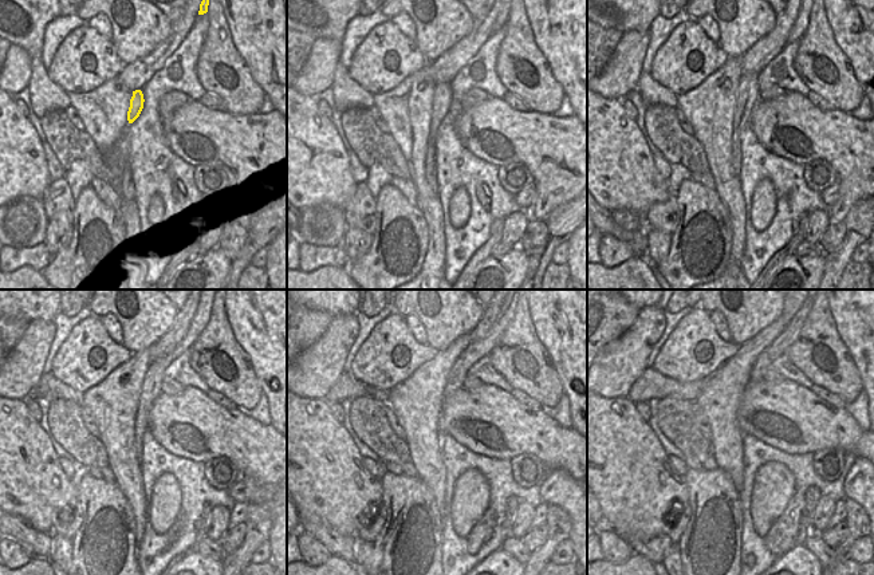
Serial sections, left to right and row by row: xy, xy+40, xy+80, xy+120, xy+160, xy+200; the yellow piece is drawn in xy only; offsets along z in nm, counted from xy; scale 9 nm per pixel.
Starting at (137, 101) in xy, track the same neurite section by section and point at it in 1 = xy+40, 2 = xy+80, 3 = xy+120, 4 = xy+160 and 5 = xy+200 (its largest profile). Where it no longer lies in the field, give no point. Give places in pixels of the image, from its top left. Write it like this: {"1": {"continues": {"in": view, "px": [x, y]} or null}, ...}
{"1": {"continues": {"in": "xy+40", "px": [443, 93]}}, "2": {"continues": {"in": "xy+80", "px": [748, 94]}}, "3": {"continues": {"in": "xy+120", "px": [153, 379]}}, "4": {"continues": {"in": "xy+160", "px": [479, 349]}}, "5": {"continues": {"in": "xy+200", "px": [790, 334]}}}

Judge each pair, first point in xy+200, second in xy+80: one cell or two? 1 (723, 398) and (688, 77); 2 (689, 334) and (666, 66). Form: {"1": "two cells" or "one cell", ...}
{"1": "two cells", "2": "one cell"}

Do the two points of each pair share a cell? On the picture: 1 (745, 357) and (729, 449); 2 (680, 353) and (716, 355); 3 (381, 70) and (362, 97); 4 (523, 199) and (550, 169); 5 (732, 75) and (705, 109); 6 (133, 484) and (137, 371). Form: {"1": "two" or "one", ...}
{"1": "one", "2": "one", "3": "two", "4": "two", "5": "one", "6": "one"}

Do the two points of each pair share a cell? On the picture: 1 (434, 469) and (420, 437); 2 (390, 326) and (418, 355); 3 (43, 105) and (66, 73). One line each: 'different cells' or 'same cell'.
1: same cell
2: same cell
3: different cells

